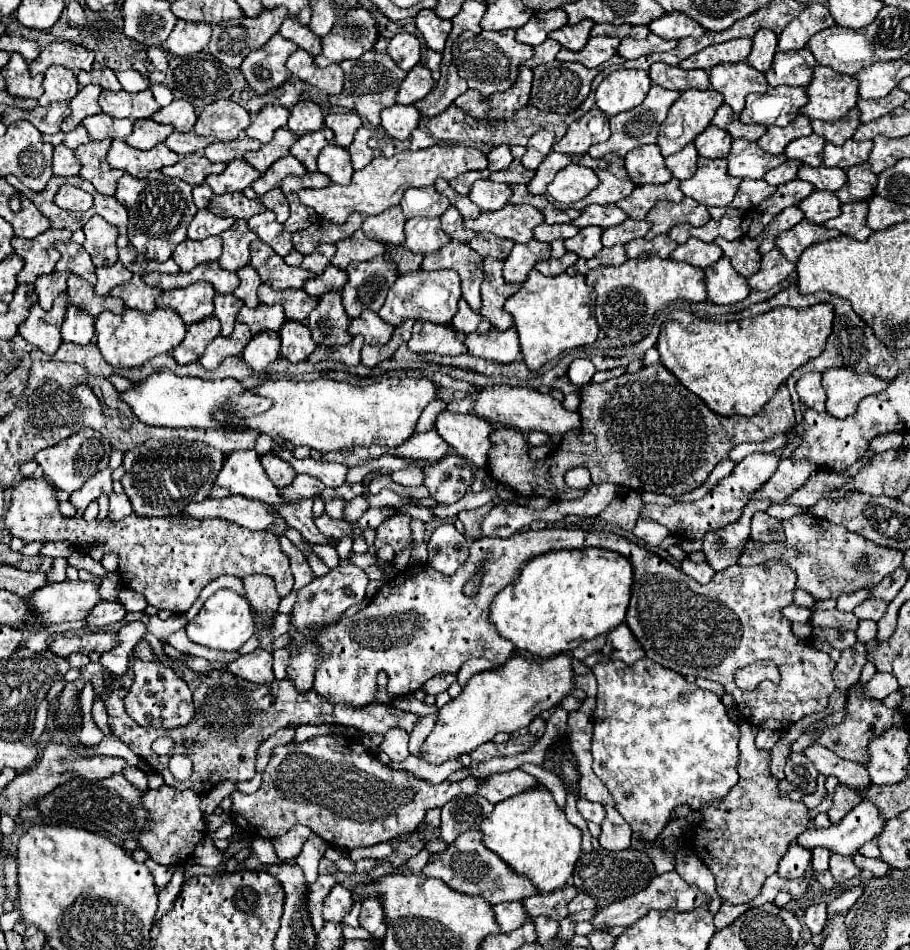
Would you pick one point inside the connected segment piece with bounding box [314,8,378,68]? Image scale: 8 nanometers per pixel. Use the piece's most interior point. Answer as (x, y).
(356, 33)

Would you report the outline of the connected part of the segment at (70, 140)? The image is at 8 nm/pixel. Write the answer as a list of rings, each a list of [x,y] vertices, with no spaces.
[[[78,126],[76,130],[72,132],[58,132],[58,134],[52,134],[52,136],[44,136],[42,138],[44,142],[52,144],[52,146],[58,146],[58,144],[64,144],[68,148],[78,148],[80,144],[86,144],[90,138],[88,138],[88,132],[84,126]]]

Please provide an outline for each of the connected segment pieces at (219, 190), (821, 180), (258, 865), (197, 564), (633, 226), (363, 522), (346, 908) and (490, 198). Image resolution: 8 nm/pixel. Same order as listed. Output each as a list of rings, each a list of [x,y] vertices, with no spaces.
[[[232,160],[222,174],[212,174],[206,178],[206,184],[214,190],[214,194],[226,194],[226,192],[242,192],[248,188],[254,180],[258,180],[262,174],[254,170],[244,160]]]
[[[804,164],[798,170],[798,178],[812,182],[816,190],[828,190],[828,188],[838,190],[840,186],[846,184],[846,172],[840,168],[828,168],[828,166],[812,168],[812,166]]]
[[[256,838],[252,858],[250,858],[250,862],[246,862],[246,870],[262,870],[268,864],[280,864],[280,858],[276,856],[270,840]]]
[[[24,478],[12,488],[10,506],[4,520],[10,536],[18,536],[24,542],[34,540],[70,540],[74,546],[80,546],[84,554],[88,554],[94,560],[102,560],[108,552],[118,552],[120,556],[120,576],[124,586],[130,586],[132,590],[140,592],[148,604],[156,606],[158,610],[166,608],[174,614],[186,612],[192,602],[198,598],[200,590],[214,578],[222,574],[234,574],[238,578],[244,578],[248,574],[264,574],[270,576],[276,584],[276,592],[280,598],[288,596],[294,588],[294,576],[290,570],[288,556],[280,550],[278,538],[272,532],[256,532],[220,518],[212,520],[192,520],[184,516],[166,516],[166,518],[138,518],[136,514],[130,514],[128,518],[112,524],[108,520],[104,522],[84,522],[82,518],[62,518],[58,510],[58,502],[52,490],[52,484],[46,478]]]
[[[624,220],[622,224],[604,230],[602,234],[602,244],[604,246],[616,246],[616,244],[626,244],[634,238],[644,238],[646,232],[650,230],[650,222],[646,220]]]
[[[368,508],[364,512],[364,516],[356,522],[360,526],[360,530],[366,530],[366,528],[378,528],[382,520],[386,520],[388,516],[392,514],[390,508]]]
[[[336,884],[330,890],[328,898],[324,900],[324,908],[322,908],[324,920],[340,924],[344,920],[344,916],[352,910],[352,906],[354,906],[354,900],[352,900],[350,890],[344,888],[344,886],[340,886],[340,884]]]
[[[478,180],[468,198],[482,212],[496,212],[502,206],[506,206],[510,196],[512,196],[512,190],[510,190],[508,184],[496,184],[496,182],[490,182],[490,180]]]

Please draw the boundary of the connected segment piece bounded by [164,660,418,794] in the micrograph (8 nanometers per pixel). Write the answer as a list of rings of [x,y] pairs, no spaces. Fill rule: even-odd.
[[[178,660],[176,664],[172,664],[172,668],[190,686],[194,704],[196,704],[196,716],[186,726],[164,732],[176,742],[174,752],[186,754],[192,760],[192,776],[188,780],[184,782],[166,780],[166,784],[180,790],[192,788],[198,794],[210,792],[222,780],[238,780],[238,782],[252,780],[252,776],[256,774],[254,762],[256,762],[256,750],[260,742],[264,742],[282,726],[328,722],[328,724],[354,726],[368,734],[372,732],[386,734],[392,728],[402,728],[404,732],[412,732],[418,720],[416,714],[392,710],[386,704],[370,704],[364,708],[348,708],[344,704],[330,704],[322,700],[314,690],[306,694],[294,690],[294,684],[290,680],[274,680],[272,684],[254,684],[254,682],[232,676],[228,670],[214,670],[210,676],[206,676],[206,674],[192,672],[184,660]],[[238,730],[252,730],[252,732],[238,732]],[[186,738],[192,738],[196,742],[194,750],[182,748],[182,742]]]

